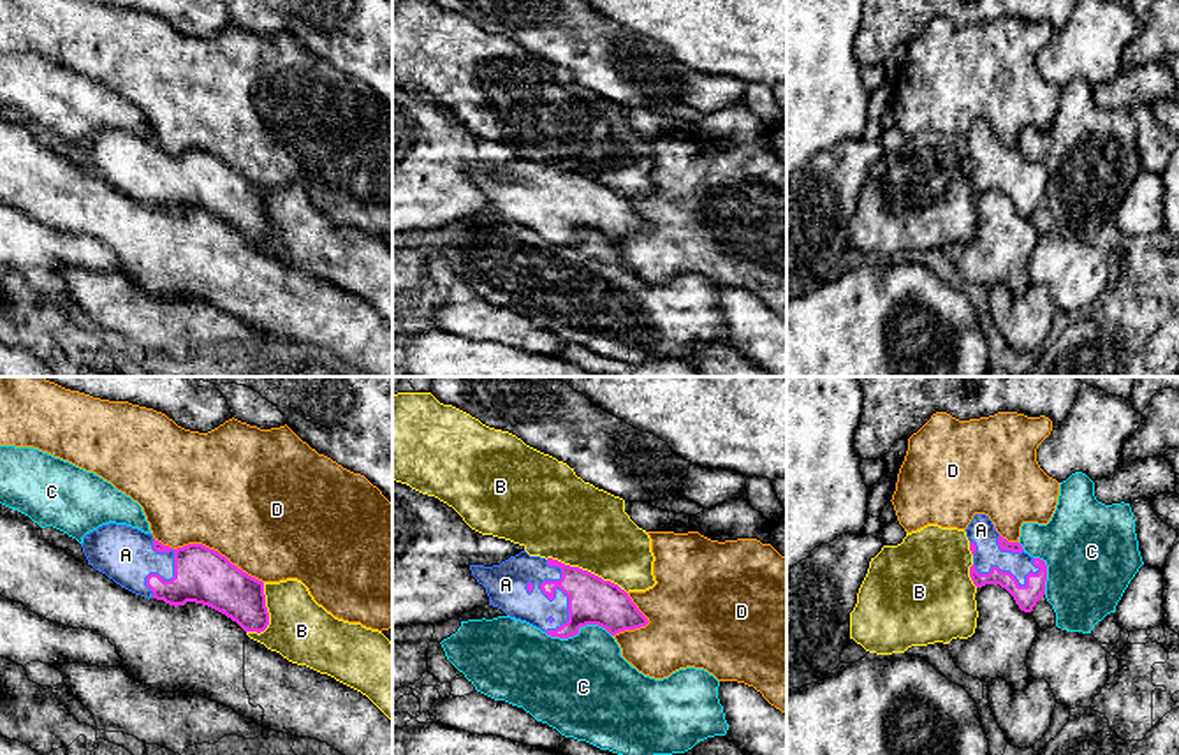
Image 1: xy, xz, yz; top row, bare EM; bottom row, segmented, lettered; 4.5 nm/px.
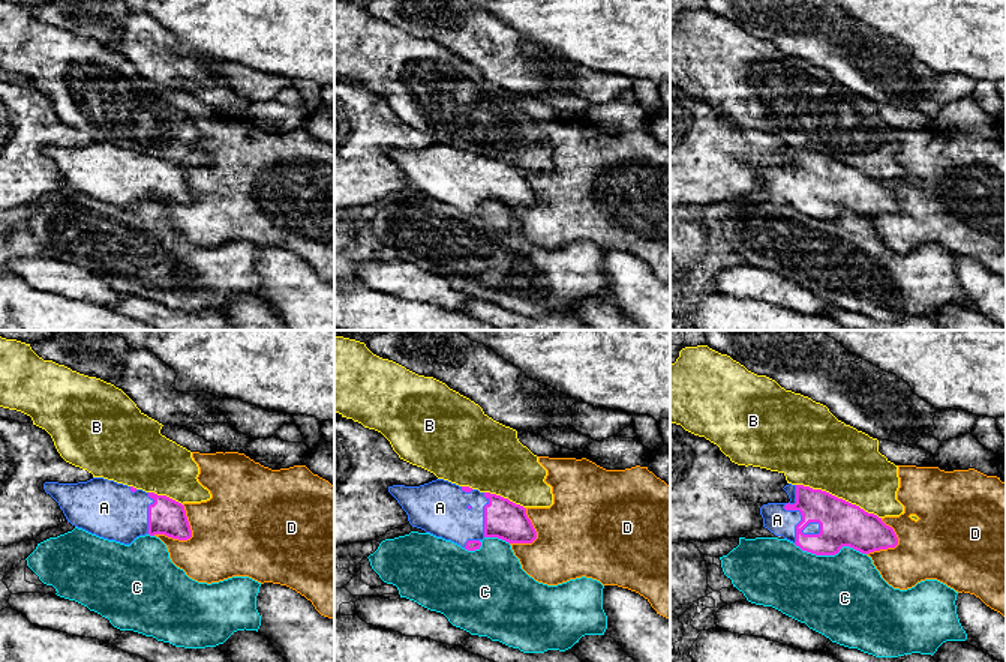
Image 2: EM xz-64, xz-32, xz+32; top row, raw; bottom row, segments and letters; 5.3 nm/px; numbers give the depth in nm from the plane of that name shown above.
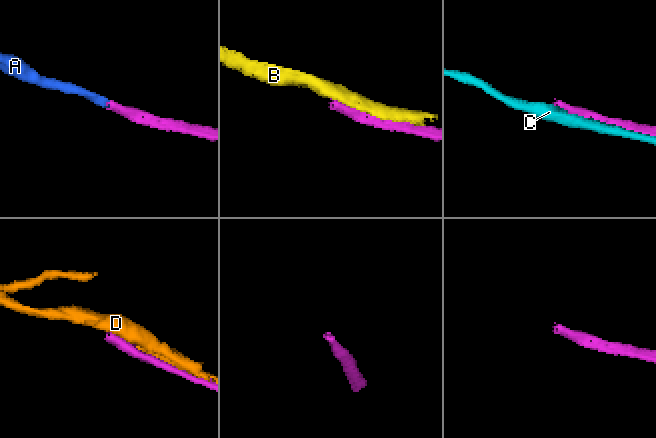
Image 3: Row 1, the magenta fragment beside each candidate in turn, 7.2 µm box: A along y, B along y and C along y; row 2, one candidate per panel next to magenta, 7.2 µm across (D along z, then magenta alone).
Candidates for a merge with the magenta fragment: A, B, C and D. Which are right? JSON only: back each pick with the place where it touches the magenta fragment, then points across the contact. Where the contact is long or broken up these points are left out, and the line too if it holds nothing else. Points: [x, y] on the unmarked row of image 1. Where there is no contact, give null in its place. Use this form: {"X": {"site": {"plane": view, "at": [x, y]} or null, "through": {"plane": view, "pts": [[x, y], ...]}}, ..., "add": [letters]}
{"A": {"site": {"plane": "xz", "at": [553, 201]}}, "add": ["A"]}

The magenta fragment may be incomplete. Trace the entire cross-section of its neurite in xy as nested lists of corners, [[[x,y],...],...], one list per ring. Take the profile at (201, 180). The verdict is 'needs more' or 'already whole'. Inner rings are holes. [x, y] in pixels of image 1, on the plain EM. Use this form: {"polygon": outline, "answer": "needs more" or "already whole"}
{"polygon": [[[102,130],[83,143],[83,158],[95,176],[121,194],[169,211],[208,211],[245,238],[269,231],[264,188],[202,150],[178,155],[127,130]]], "answer": "needs more"}

